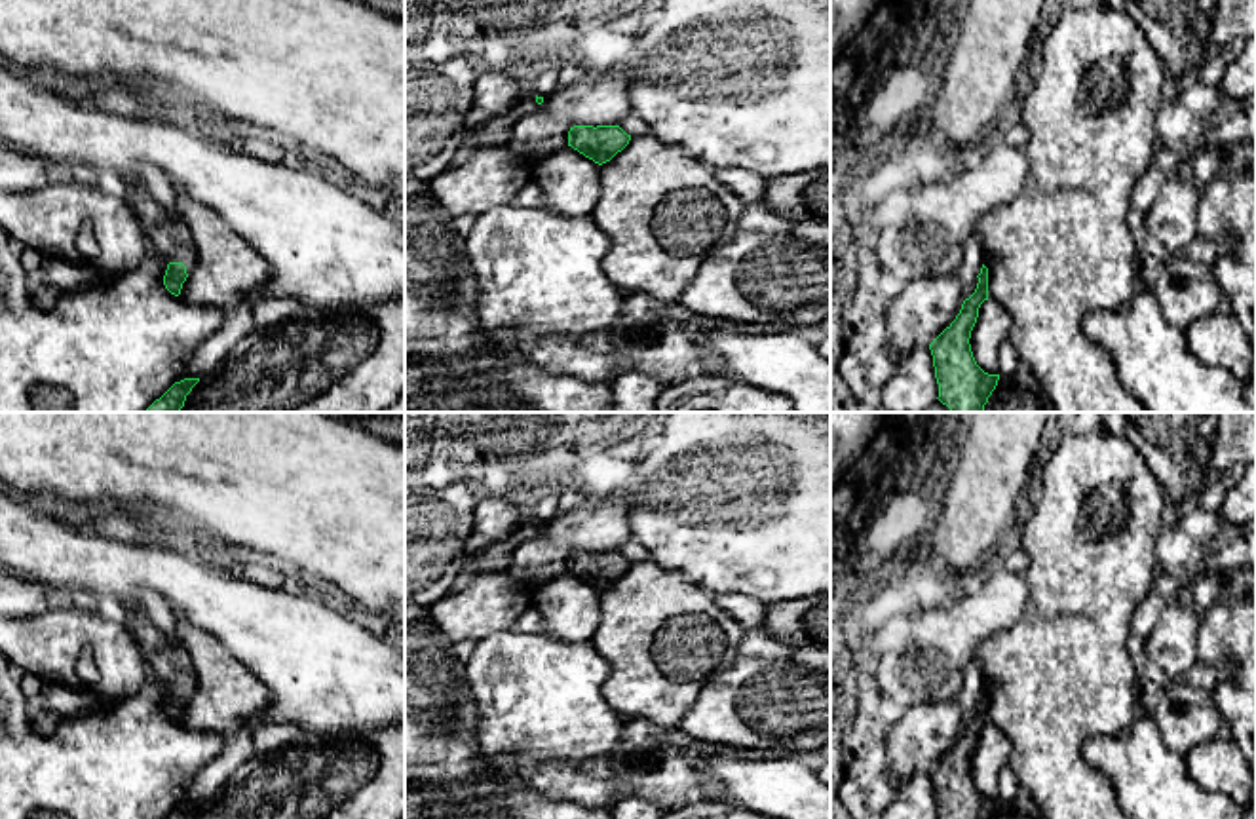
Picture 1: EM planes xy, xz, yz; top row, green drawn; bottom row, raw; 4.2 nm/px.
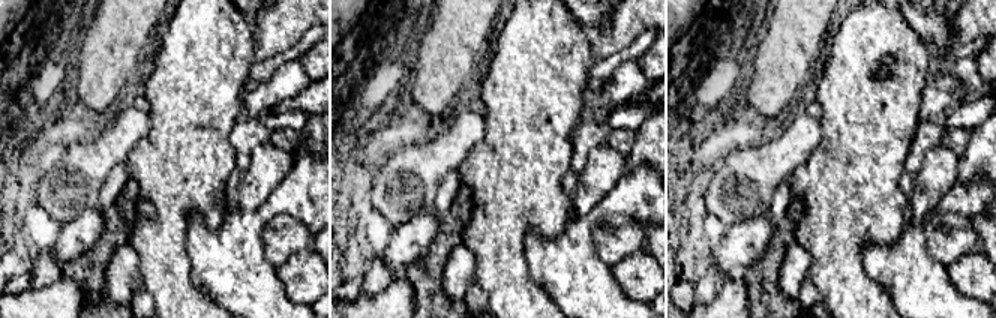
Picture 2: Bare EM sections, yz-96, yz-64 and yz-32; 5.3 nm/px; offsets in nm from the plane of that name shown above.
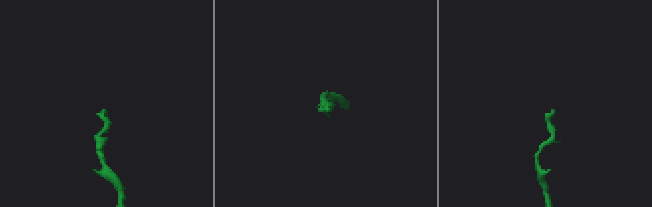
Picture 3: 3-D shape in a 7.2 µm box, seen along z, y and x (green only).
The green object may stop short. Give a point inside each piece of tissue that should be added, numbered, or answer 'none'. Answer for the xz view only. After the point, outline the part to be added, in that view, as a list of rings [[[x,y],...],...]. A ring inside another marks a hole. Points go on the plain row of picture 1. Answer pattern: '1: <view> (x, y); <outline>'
none

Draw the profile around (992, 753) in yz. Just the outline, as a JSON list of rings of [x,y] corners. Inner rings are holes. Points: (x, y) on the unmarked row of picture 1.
[[[988,724],[980,730],[969,770],[984,798],[998,800],[998,777],[1009,766],[1011,751],[1013,741],[999,728]]]

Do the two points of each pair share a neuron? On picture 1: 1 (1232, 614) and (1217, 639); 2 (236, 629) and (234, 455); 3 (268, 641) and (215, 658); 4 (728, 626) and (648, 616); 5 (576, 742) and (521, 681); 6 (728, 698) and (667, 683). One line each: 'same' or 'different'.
1: same
2: different
3: different
4: same
5: same
6: different

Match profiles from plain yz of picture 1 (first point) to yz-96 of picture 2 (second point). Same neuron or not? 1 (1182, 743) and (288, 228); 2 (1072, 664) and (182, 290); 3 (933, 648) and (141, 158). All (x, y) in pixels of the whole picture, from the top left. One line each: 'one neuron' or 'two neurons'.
1: one neuron
2: one neuron
3: two neurons

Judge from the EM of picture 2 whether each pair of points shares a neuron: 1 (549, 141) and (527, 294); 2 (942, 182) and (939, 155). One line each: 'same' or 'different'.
1: same
2: same

